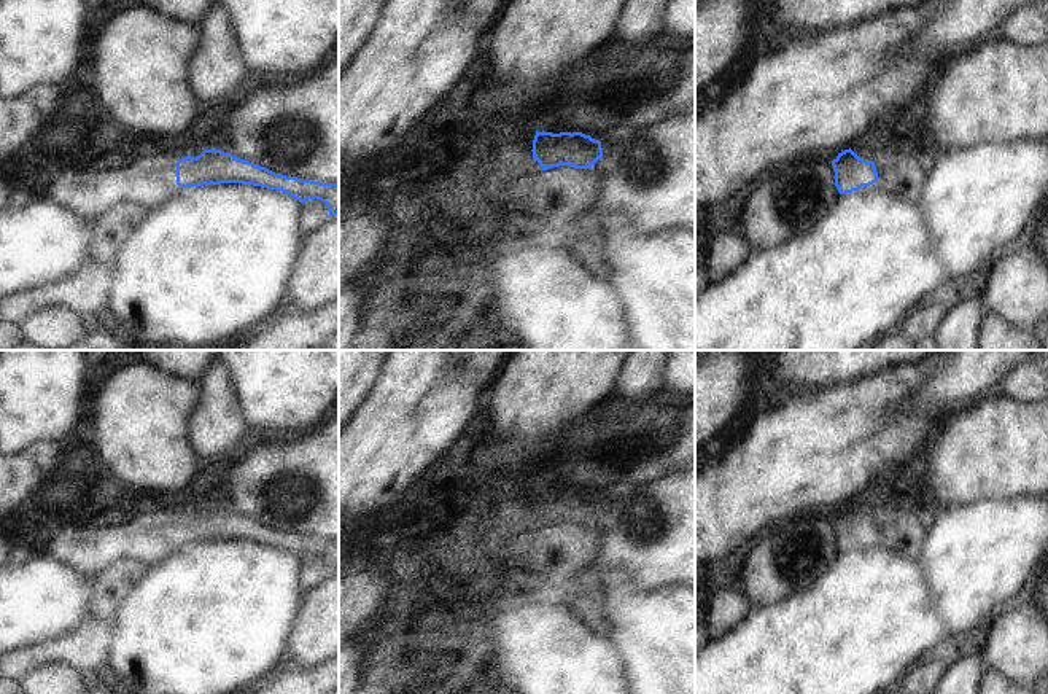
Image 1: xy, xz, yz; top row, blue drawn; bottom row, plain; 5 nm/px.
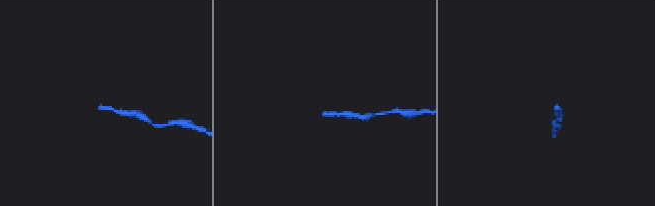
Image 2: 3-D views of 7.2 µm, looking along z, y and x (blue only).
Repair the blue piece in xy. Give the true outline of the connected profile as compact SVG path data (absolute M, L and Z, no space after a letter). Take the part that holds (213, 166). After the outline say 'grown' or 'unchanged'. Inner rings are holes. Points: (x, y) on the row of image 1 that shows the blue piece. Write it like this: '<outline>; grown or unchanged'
M156 145L146 151L134 151L127 158L103 164L65 162L52 167L40 189L57 205L84 220L94 220L119 202L135 204L146 210L156 209L188 186L242 183L286 193L301 204L316 199L326 204L329 216L339 213L339 183L320 183L275 174L250 161L221 150L204 150L197 145Z; grown

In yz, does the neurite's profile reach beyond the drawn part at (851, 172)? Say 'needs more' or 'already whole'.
needs more

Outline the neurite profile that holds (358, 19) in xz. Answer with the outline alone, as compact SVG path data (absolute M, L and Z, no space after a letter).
M339 0L339 78L364 49L386 0Z

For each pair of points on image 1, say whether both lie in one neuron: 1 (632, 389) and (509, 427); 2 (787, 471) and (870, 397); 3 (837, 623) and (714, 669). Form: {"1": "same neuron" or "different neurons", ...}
{"1": "same neuron", "2": "same neuron", "3": "same neuron"}

